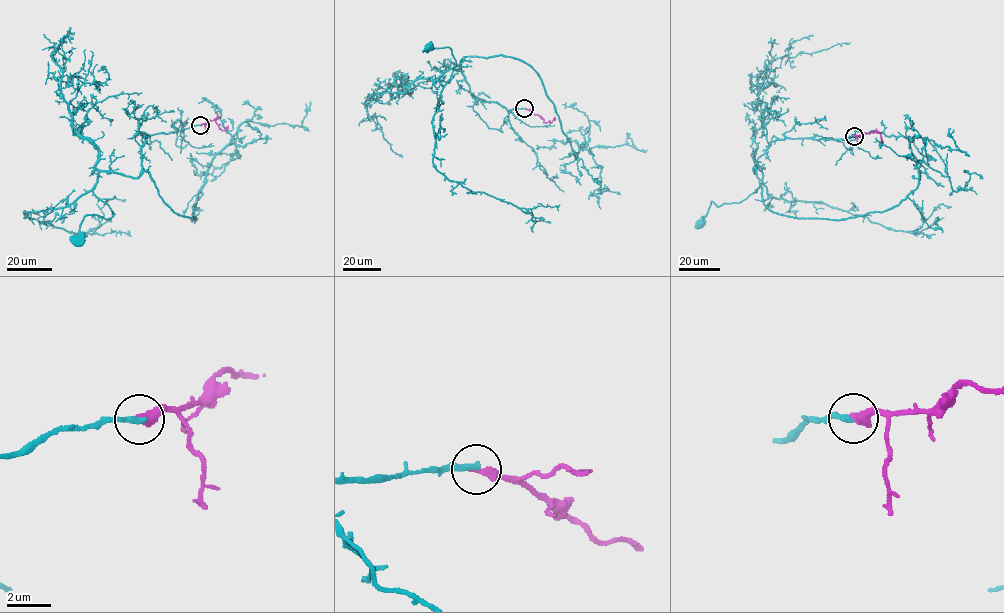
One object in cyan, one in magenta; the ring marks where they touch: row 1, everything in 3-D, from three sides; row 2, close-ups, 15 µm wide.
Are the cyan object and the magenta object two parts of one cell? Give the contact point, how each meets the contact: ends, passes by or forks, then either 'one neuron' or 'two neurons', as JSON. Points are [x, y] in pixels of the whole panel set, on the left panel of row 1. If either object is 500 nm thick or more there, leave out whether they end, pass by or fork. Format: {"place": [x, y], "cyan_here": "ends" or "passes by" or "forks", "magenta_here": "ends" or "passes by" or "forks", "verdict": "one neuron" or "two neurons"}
{"place": [200, 125], "cyan_here": "ends", "magenta_here": "ends", "verdict": "one neuron"}

